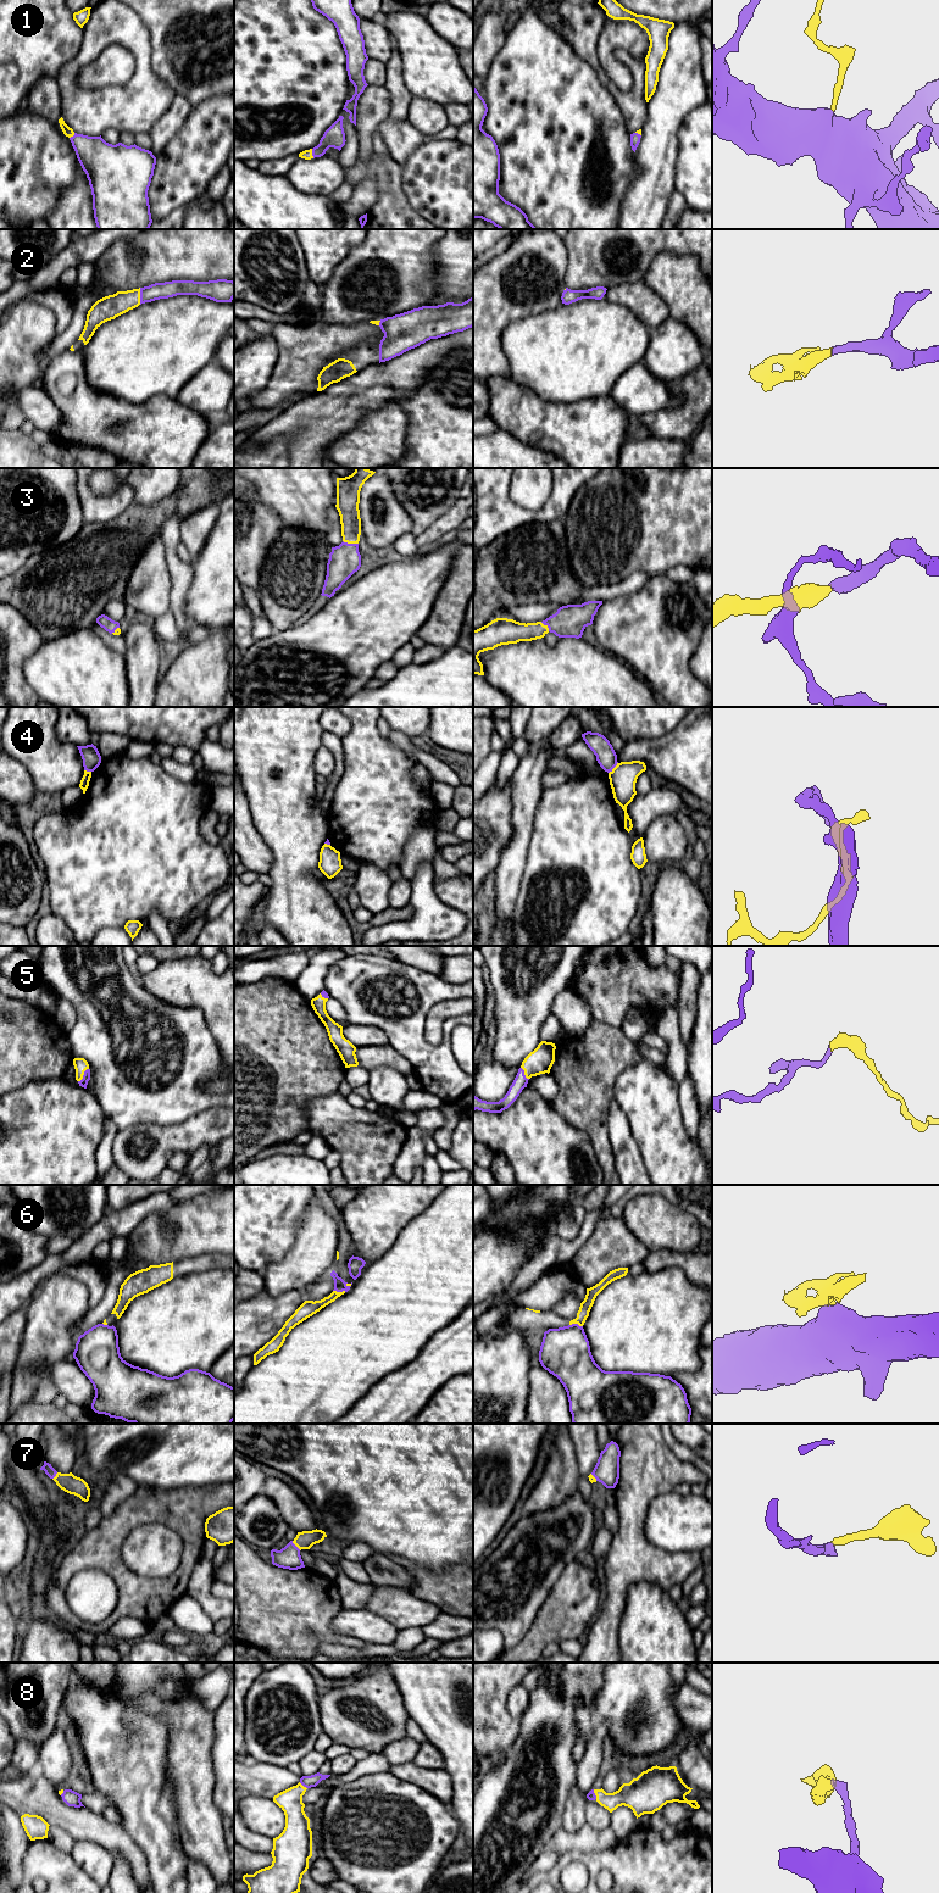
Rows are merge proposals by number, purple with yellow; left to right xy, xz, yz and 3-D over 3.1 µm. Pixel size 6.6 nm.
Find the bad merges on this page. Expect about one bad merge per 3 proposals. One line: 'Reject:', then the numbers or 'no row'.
Reject: 4, 6

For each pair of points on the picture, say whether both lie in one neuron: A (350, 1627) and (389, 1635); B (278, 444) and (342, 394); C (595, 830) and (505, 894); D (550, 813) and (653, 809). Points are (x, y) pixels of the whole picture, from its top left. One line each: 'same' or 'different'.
A: same
B: different
C: different
D: different

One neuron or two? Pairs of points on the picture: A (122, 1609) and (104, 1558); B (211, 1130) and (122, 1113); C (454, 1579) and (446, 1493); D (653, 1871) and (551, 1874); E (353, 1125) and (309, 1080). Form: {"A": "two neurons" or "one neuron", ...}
{"A": "one neuron", "B": "two neurons", "C": "two neurons", "D": "one neuron", "E": "two neurons"}

